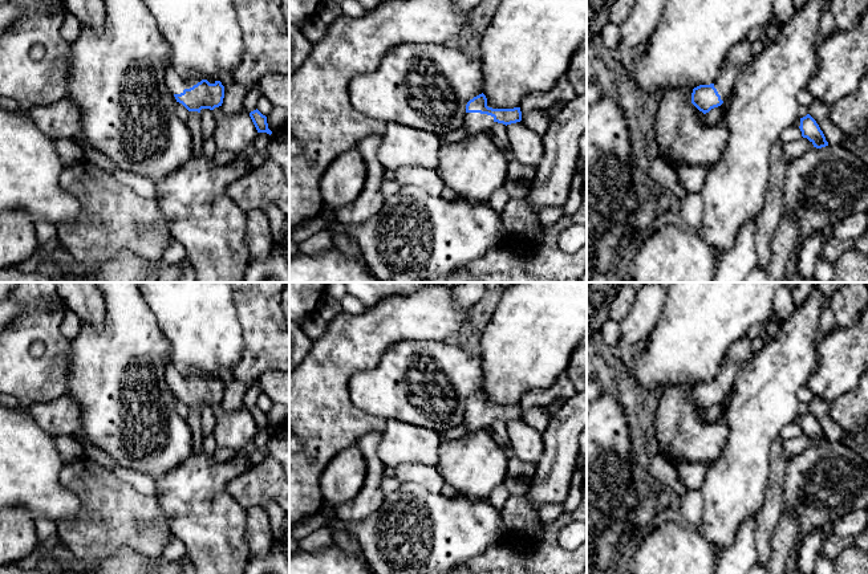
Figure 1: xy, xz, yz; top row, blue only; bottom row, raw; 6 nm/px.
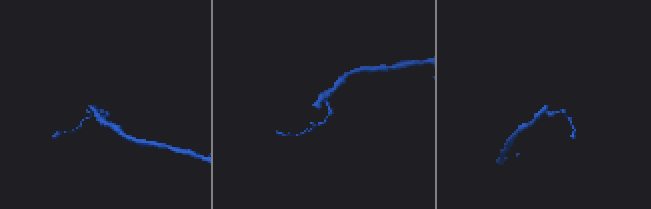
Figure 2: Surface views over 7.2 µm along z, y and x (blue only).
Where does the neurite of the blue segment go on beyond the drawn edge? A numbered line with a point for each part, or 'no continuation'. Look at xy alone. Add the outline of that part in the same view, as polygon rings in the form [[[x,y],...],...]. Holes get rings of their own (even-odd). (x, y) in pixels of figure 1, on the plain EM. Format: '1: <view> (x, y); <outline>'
1: xy (175, 381); [[[170,362],[166,367],[166,382],[173,392],[183,390],[184,386],[192,384],[202,376],[203,375],[200,373],[191,373],[188,375],[183,375]]]

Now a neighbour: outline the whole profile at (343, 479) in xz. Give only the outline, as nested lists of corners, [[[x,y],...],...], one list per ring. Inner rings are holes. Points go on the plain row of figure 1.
[[[353,444],[328,463],[320,477],[320,490],[326,502],[341,505],[360,493],[365,479],[366,463],[360,448]]]

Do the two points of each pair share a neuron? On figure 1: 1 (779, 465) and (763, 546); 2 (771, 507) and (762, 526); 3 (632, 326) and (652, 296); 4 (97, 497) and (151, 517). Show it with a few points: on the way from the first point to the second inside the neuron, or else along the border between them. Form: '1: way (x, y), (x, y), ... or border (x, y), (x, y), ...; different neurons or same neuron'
1: way (775, 485), (773, 505), (765, 526); same neuron
2: way (770, 512), (766, 521); same neuron
3: way (640, 318), (645, 313), (648, 304); same neuron
4: way (110, 509), (121, 517), (138, 517); same neuron

